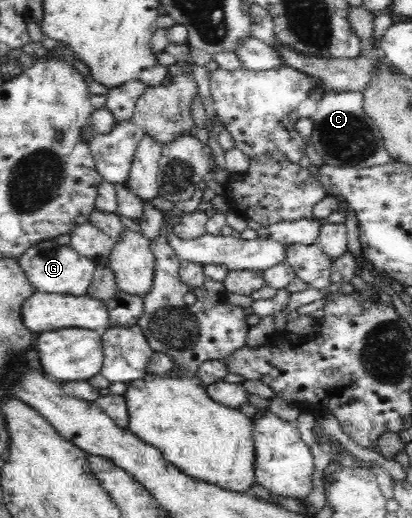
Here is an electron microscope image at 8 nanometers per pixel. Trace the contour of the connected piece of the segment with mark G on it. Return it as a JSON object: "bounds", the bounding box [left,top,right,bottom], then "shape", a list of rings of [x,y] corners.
{"bounds":[16,239,96,296],"shape":[[[54,239],[38,241],[16,258],[35,292],[85,296],[93,280],[96,263],[81,257],[70,245],[60,245]]]}

